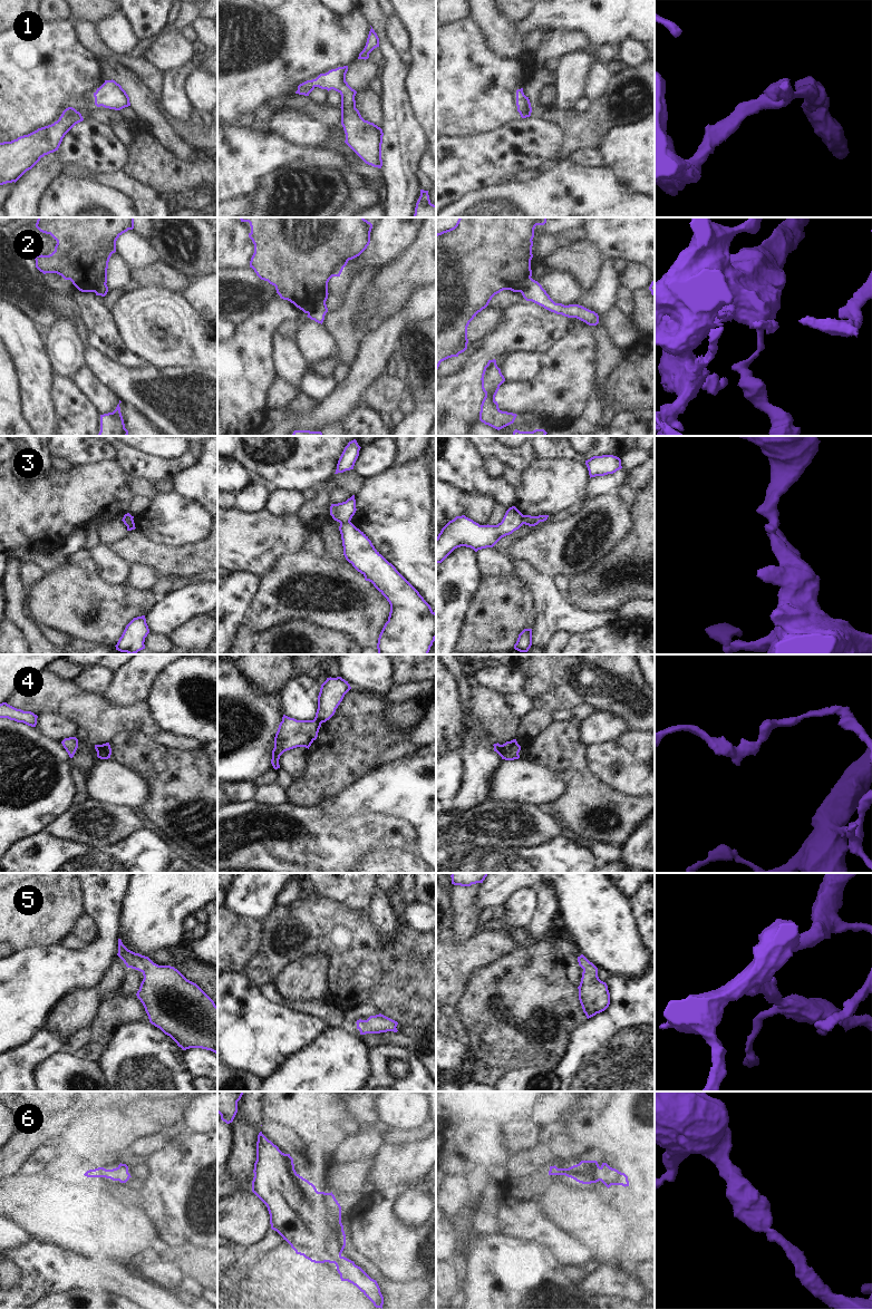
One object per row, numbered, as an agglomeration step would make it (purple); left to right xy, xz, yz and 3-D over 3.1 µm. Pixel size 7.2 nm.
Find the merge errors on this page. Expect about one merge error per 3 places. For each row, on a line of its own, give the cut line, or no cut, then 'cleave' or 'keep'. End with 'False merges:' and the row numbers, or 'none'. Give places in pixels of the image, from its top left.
1: no cut | keep
2: xz (325, 301), (321, 301), (308, 313) | cleave
3: xz (349, 521), (340, 524) | cleave
4: yz (501, 745), (502, 756) | cleave
5: no cut | keep
6: no cut | keep
False merges: 2, 3, 4

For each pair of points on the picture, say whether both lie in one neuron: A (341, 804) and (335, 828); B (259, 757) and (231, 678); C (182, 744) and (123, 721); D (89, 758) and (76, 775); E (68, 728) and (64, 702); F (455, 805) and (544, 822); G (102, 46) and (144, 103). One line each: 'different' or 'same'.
A: different
B: same
C: same
D: different
E: different
F: different
G: same

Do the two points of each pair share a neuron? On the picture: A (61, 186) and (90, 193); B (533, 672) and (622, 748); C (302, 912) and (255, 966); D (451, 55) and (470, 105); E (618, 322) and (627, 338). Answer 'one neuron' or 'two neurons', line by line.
A: one neuron
B: two neurons
C: one neuron
D: one neuron
E: one neuron

